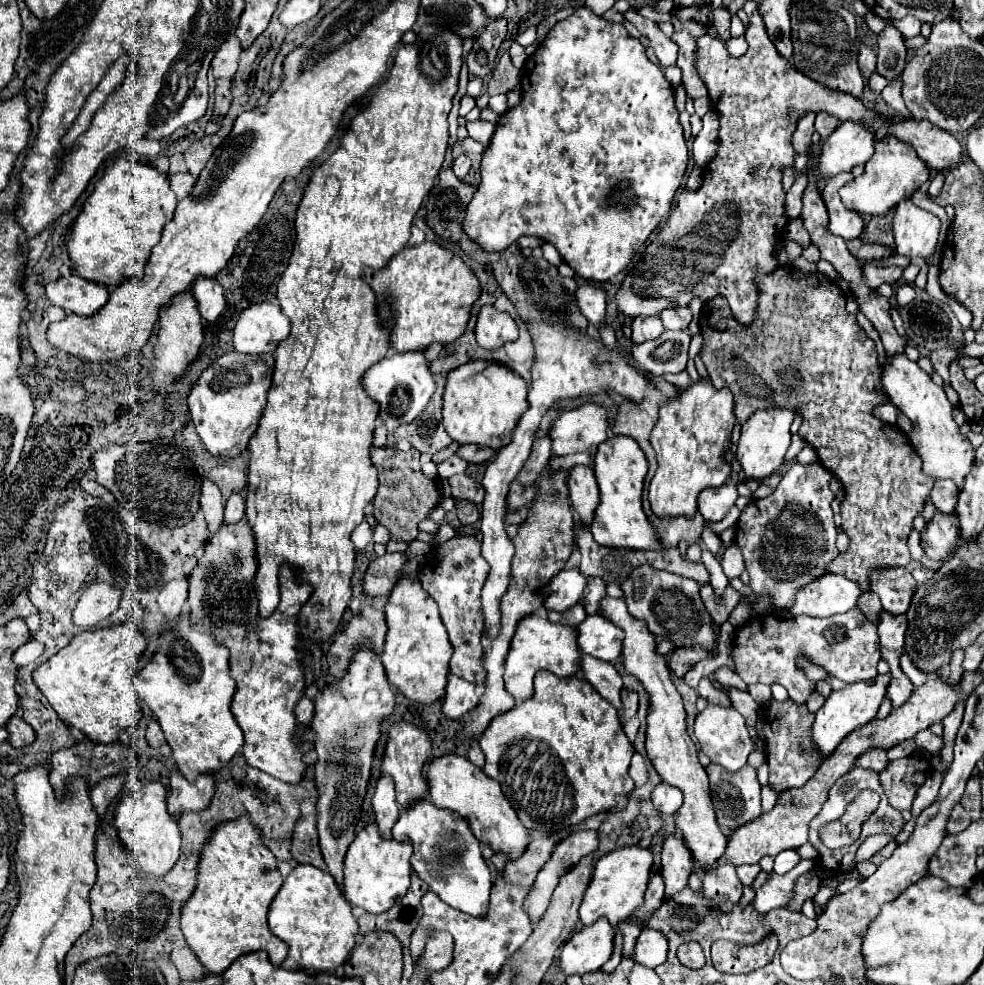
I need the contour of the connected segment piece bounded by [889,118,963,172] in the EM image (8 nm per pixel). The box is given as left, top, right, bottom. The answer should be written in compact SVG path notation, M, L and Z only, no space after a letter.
M909 118L899 124L891 124L889 132L905 142L911 142L919 158L925 160L931 170L951 170L957 162L961 162L963 148L957 138L927 120Z

